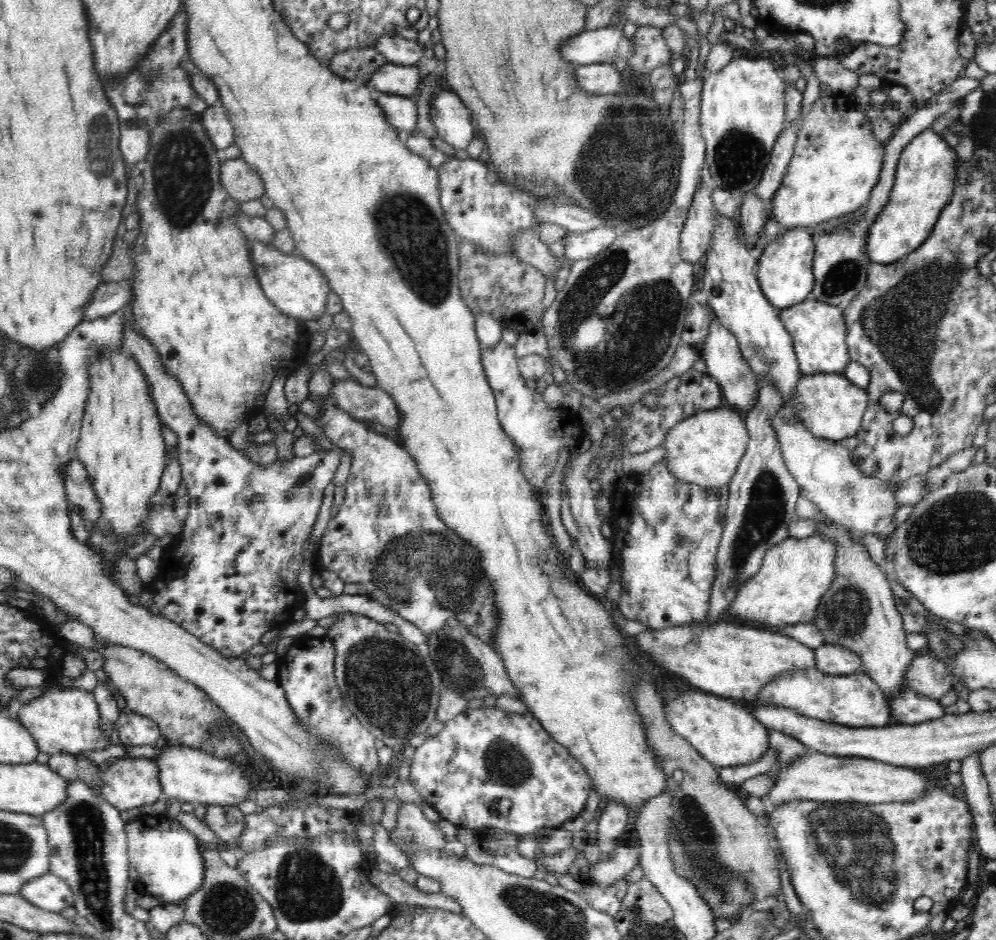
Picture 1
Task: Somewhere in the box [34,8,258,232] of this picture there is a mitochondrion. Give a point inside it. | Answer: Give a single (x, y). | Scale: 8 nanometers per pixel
(100, 155)

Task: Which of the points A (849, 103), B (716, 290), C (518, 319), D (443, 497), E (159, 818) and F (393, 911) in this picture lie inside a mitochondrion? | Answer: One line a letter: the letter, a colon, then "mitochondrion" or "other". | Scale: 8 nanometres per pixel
A: other
B: other
C: other
D: other
E: other
F: other

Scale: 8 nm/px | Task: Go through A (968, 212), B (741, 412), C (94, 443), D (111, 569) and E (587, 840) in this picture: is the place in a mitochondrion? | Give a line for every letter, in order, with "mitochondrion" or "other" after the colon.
A: mitochondrion
B: other
C: other
D: other
E: other

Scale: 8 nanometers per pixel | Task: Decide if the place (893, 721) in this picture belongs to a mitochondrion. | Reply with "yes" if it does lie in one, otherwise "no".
no

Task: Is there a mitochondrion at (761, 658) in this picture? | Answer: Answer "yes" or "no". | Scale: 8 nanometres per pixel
no

